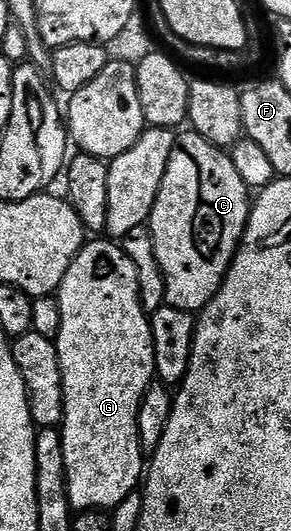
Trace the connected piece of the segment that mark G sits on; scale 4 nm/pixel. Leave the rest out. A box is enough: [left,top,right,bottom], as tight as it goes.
[56,239,156,511]

